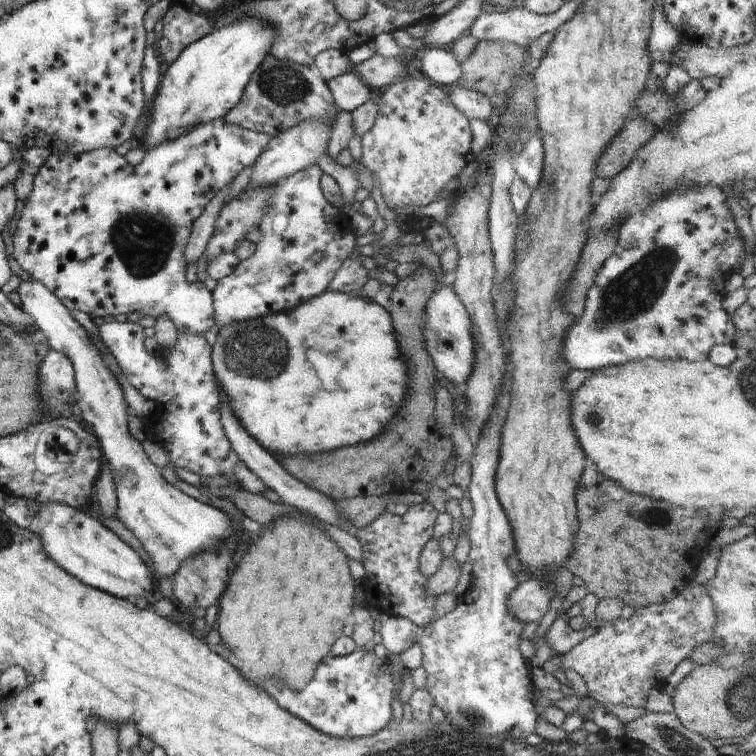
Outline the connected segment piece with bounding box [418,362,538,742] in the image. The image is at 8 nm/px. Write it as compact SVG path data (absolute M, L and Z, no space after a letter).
M508 362L500 396L496 400L494 414L490 416L488 424L483 427L479 439L474 443L475 453L470 462L471 481L468 485L468 498L472 502L473 514L469 518L468 538L470 538L470 554L466 560L472 563L474 584L457 599L454 610L444 614L442 618L432 621L425 626L419 636L418 643L422 648L422 668L426 670L424 688L432 695L433 702L442 710L452 726L458 726L466 732L473 731L480 736L495 739L513 739L523 741L534 733L538 713L534 708L534 693L536 688L529 673L530 664L522 657L518 646L522 639L525 622L514 618L508 610L508 598L518 588L515 573L506 564L508 556L513 555L514 536L506 512L502 508L495 491L495 478L499 463L501 430L506 422L510 410L510 382L512 382L512 364Z

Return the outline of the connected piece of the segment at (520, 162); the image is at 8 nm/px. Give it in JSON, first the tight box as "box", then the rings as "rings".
{"box":[515,136,544,190],"rings":[[[532,136],[516,156],[515,162],[517,175],[526,181],[531,190],[540,182],[543,162],[544,146],[541,137]]]}

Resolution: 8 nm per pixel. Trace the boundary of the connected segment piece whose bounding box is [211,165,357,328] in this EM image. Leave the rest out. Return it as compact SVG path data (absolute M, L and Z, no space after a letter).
M320 166L295 172L292 176L282 179L282 182L274 188L270 196L270 206L267 206L266 214L258 226L260 240L256 243L256 250L252 256L240 261L236 270L217 280L216 287L211 292L213 298L214 318L216 326L224 328L234 322L248 322L254 318L264 318L276 312L286 312L296 308L302 302L310 300L327 290L328 284L336 276L336 272L342 268L342 263L350 257L357 236L354 227L350 224L350 218L346 218L341 210L333 207L320 189L320 178L323 172Z

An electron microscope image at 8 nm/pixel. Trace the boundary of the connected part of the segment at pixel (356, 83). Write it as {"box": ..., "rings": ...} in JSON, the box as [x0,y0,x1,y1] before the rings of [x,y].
{"box":[326,70,370,113],"rings":[[[354,70],[326,80],[326,86],[330,88],[332,98],[340,111],[350,113],[370,99],[369,86],[360,80]]]}

